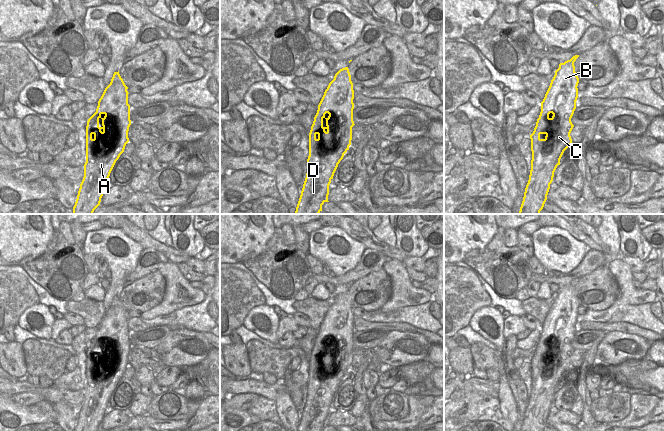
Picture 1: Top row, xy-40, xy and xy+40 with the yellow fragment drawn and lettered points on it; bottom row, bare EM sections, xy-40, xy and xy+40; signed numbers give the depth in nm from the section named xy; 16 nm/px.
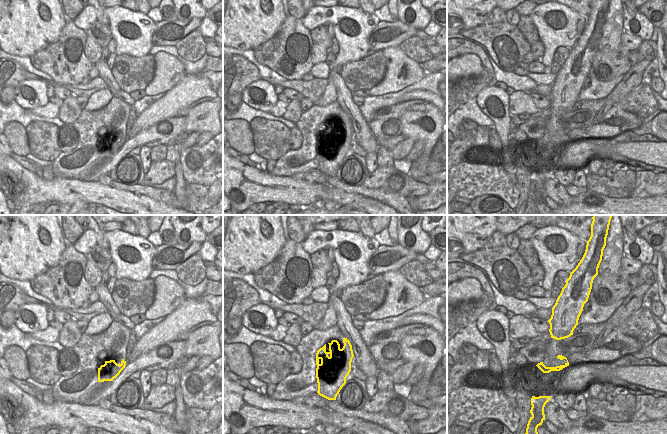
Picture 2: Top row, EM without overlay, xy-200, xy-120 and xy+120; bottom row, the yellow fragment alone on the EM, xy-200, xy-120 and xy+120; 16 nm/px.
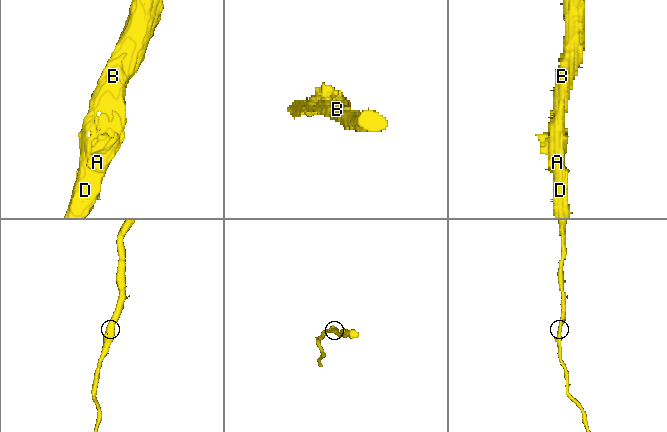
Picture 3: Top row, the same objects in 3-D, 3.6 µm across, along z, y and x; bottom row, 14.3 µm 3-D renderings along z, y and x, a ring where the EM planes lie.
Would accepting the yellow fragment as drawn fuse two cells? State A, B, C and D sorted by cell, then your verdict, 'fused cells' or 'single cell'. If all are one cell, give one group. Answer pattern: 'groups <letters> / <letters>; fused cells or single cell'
groups A B C D; single cell

